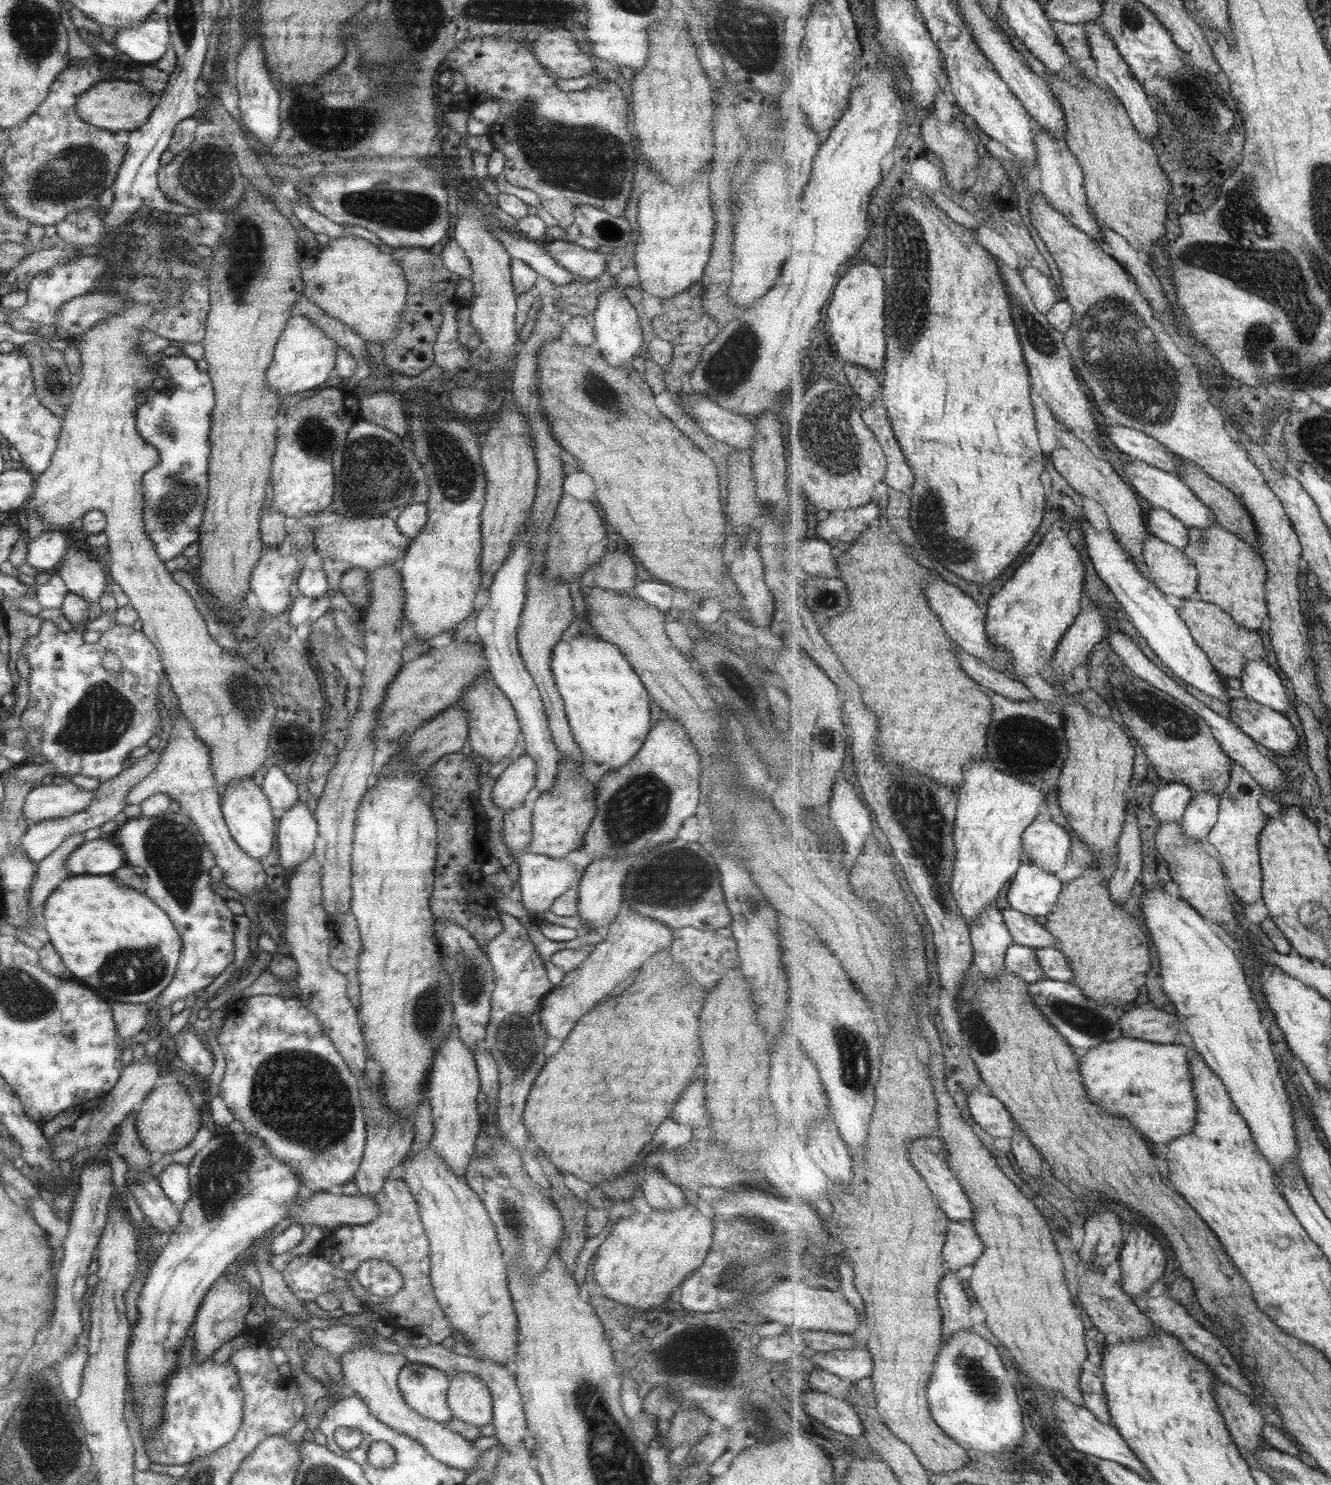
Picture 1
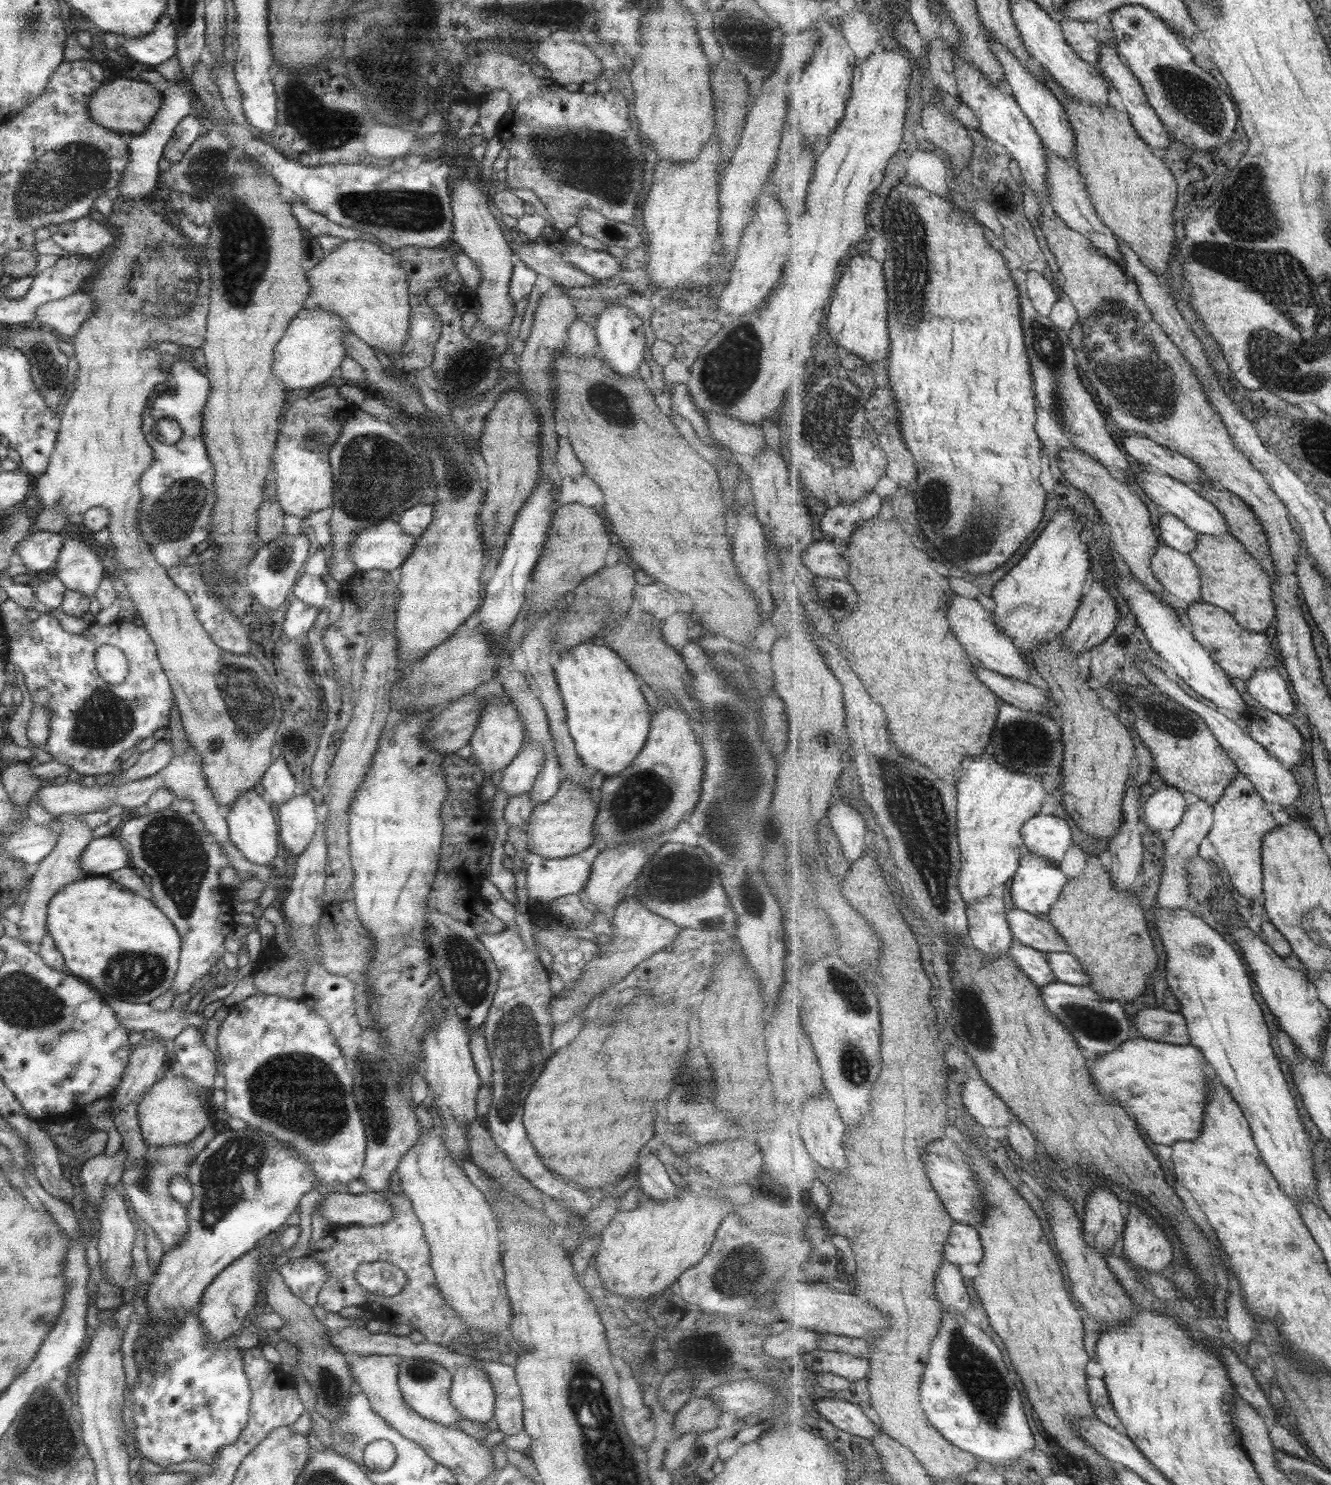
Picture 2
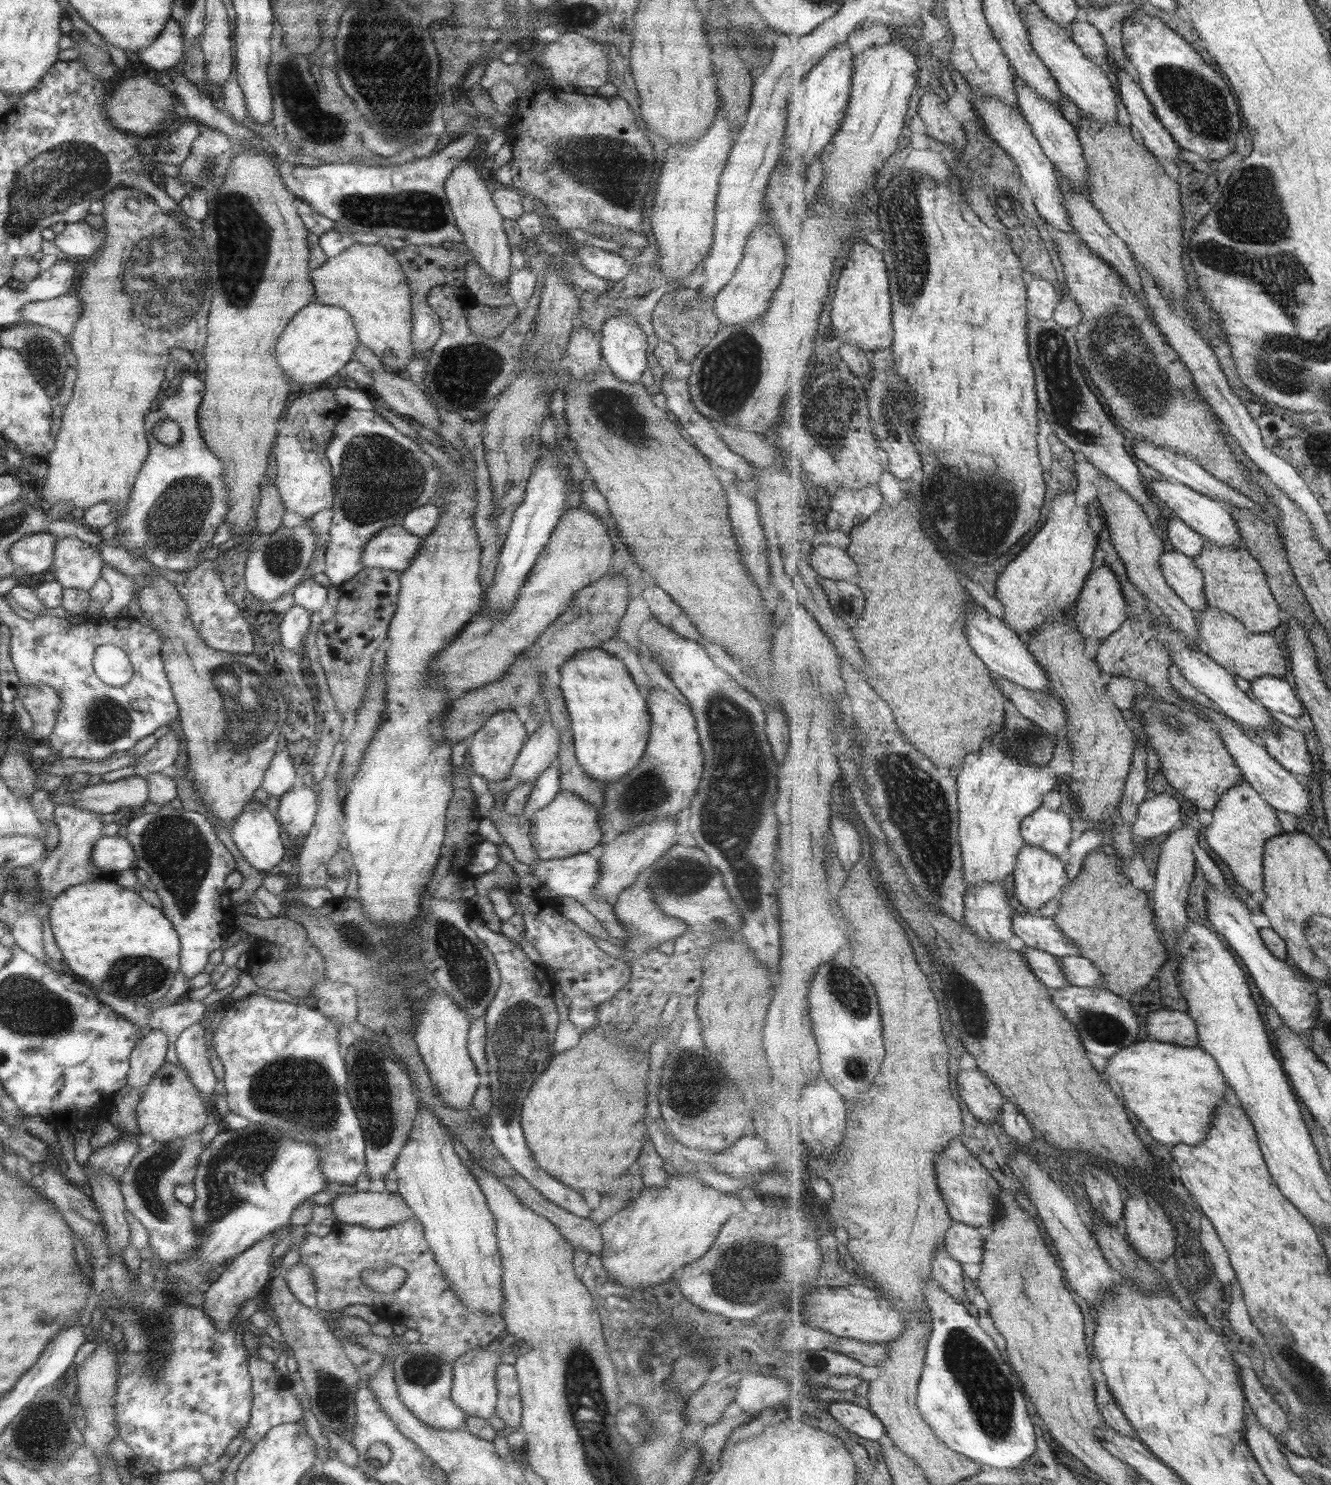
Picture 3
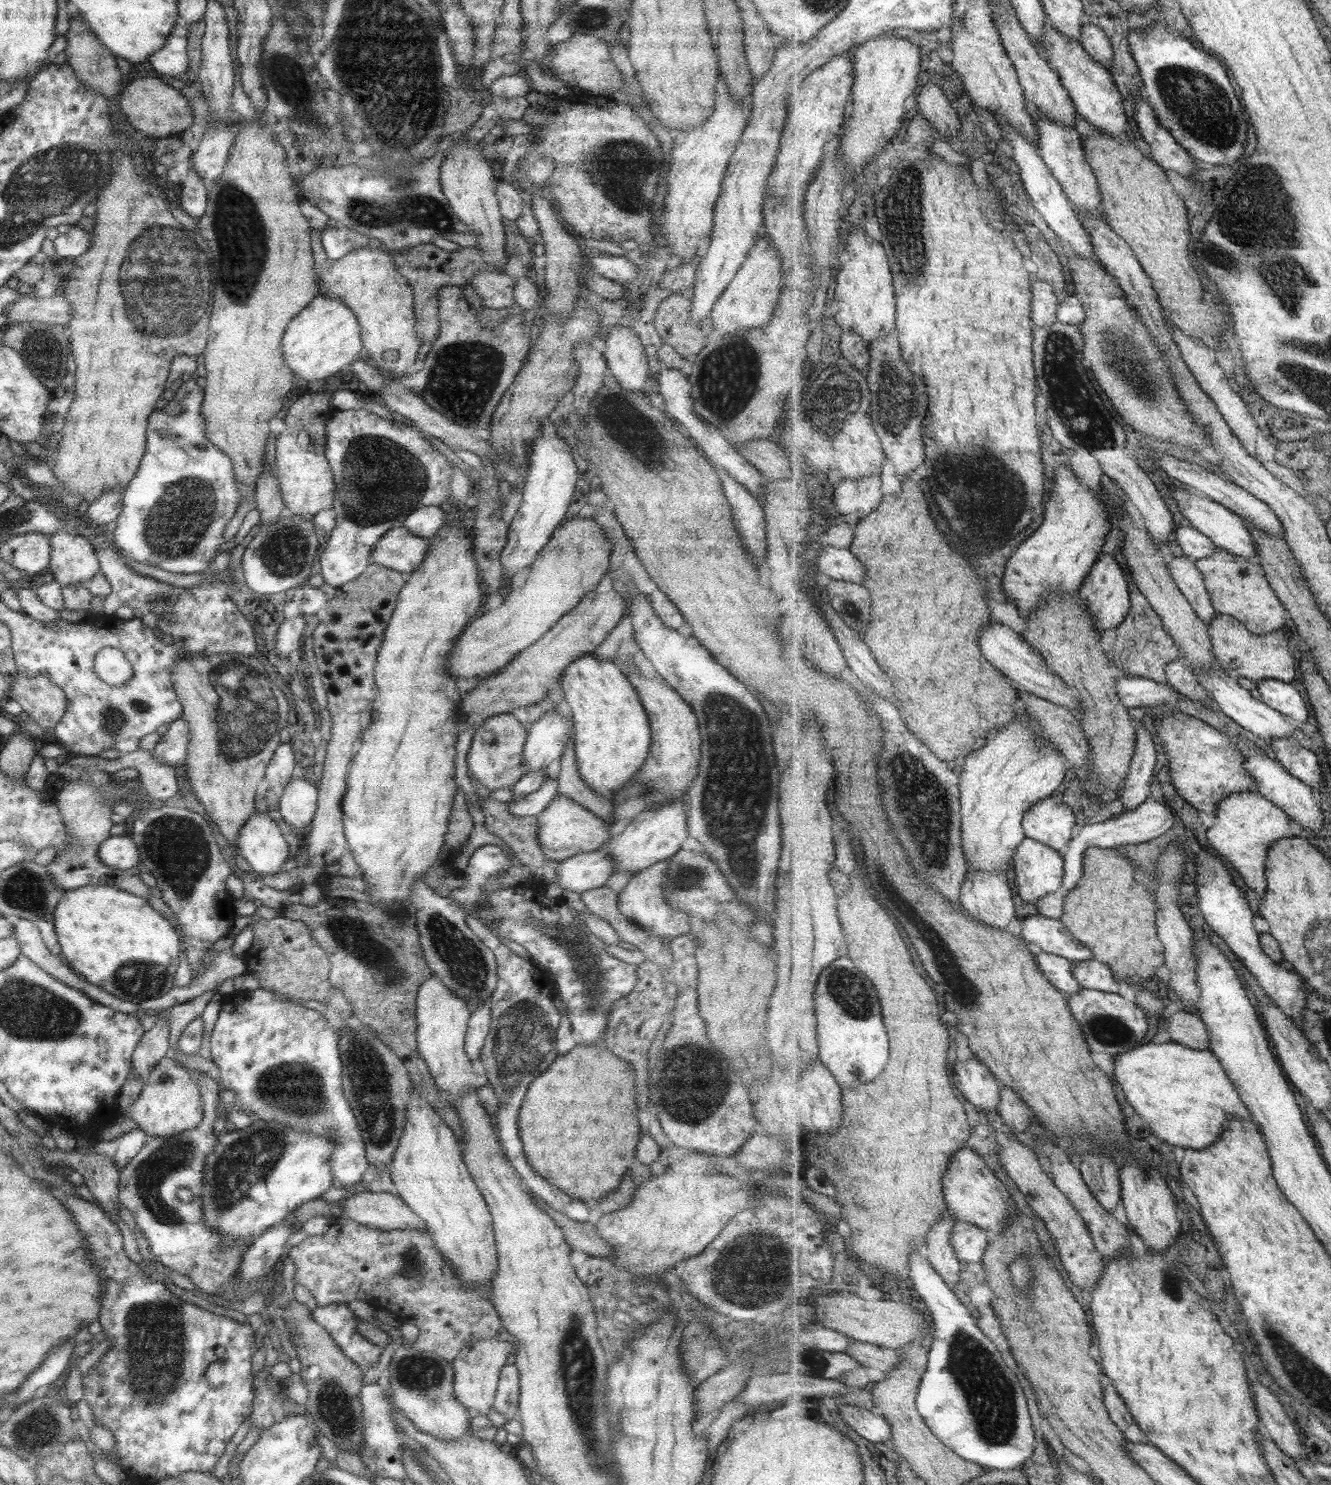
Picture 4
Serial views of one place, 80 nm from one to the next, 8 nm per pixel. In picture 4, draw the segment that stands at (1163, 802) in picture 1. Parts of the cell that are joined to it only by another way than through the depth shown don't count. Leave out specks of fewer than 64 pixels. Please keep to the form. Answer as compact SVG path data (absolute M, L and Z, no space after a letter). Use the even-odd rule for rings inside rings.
M1145 801L1139 808L1131 812L1124 812L1117 818L1111 818L1105 822L1097 822L1086 824L1078 828L1075 837L1071 839L1064 855L1065 871L1063 890L1064 895L1068 895L1077 886L1077 883L1084 875L1084 856L1086 850L1092 846L1099 848L1114 849L1117 846L1125 846L1126 844L1141 844L1141 842L1149 842L1153 838L1163 836L1169 828L1173 828L1176 822L1176 812L1171 805L1159 801Z

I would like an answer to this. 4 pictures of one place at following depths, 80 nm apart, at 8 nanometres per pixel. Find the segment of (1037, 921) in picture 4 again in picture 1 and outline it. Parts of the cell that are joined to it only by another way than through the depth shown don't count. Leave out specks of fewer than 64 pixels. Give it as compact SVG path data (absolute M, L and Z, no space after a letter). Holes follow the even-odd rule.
M1012 907L1003 909L1005 923L1013 935L1014 943L1031 948L1055 947L1059 942L1055 935L1051 935L1049 929L1043 924L1039 924L1035 917L1023 914Z

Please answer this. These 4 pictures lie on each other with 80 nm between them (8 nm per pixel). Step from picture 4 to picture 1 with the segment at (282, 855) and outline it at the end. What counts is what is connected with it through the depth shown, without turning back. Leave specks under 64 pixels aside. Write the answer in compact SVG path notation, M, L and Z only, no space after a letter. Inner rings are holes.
M245 777L240 781L233 781L220 794L220 803L222 819L228 828L230 837L237 843L237 846L247 856L255 860L259 861L261 856L265 857L271 850L275 827L273 827L274 815L270 804L260 786L255 785L249 777Z

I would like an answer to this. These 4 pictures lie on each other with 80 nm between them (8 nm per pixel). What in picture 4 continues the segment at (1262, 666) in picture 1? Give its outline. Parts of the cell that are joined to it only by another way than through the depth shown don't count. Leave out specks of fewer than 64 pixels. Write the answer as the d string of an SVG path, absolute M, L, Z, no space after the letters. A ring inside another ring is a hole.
M1265 679L1258 682L1257 690L1267 705L1292 717L1299 725L1307 722L1311 704L1302 687L1279 679Z

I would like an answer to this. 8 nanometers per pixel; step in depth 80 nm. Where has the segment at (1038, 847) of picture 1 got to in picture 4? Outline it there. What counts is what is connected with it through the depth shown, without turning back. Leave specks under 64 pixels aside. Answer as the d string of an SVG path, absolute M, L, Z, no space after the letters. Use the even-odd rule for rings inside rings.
M1051 797L1032 806L1031 810L1024 814L1022 825L1026 831L1026 838L1034 838L1037 842L1046 843L1047 846L1063 852L1078 831L1077 815L1073 809L1063 802L1054 803Z

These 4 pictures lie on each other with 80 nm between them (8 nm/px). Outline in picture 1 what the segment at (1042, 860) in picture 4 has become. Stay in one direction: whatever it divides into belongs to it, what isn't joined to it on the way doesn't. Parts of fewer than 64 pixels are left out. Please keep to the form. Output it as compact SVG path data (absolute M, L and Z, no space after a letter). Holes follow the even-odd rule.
M1026 860L1010 882L1008 903L1031 917L1047 917L1055 910L1064 888L1055 872L1047 872Z

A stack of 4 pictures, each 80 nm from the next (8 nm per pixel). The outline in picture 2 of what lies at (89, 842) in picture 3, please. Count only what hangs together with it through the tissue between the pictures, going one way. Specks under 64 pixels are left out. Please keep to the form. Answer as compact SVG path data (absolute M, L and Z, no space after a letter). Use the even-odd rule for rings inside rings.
M65 814L57 816L60 822L60 833L57 837L57 842L49 851L47 856L44 856L30 870L30 881L24 891L24 898L21 904L21 918L15 925L19 930L20 939L25 946L37 951L42 937L46 934L45 918L46 909L49 900L54 897L62 886L75 882L73 878L87 878L98 876L97 874L87 873L78 867L78 858L82 853L85 845L92 839L91 832L93 828L85 826L75 814Z

